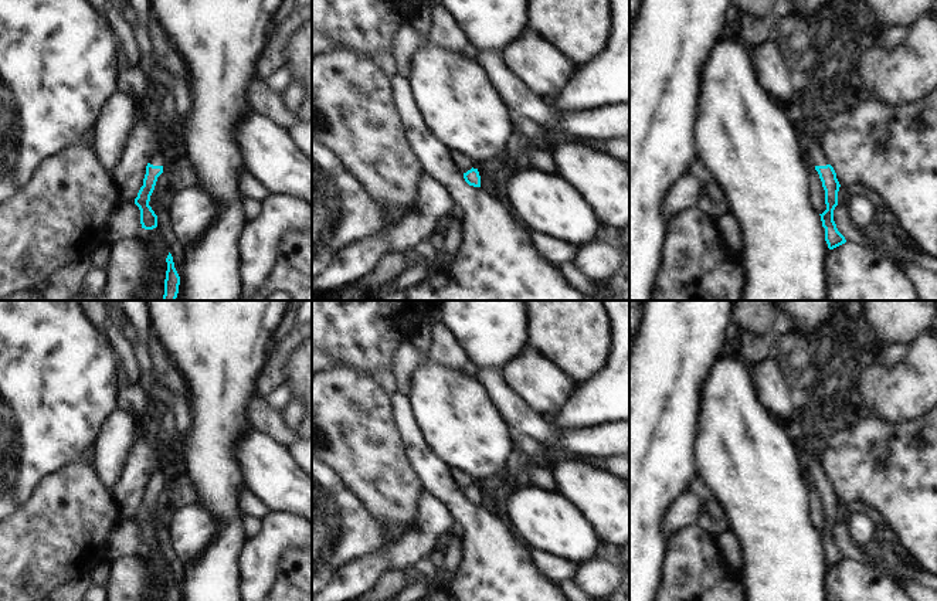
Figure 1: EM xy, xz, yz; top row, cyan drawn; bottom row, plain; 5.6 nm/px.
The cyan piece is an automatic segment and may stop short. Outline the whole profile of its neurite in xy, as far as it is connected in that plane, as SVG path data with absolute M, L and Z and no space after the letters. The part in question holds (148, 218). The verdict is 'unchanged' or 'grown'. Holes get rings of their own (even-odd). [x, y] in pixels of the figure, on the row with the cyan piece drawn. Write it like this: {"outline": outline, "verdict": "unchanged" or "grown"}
{"outline": "M153 150L146 166L146 174L143 186L140 187L135 204L140 210L140 224L145 230L153 230L157 227L157 215L149 206L150 196L155 190L157 177L163 173L163 157L159 150Z", "verdict": "grown"}

